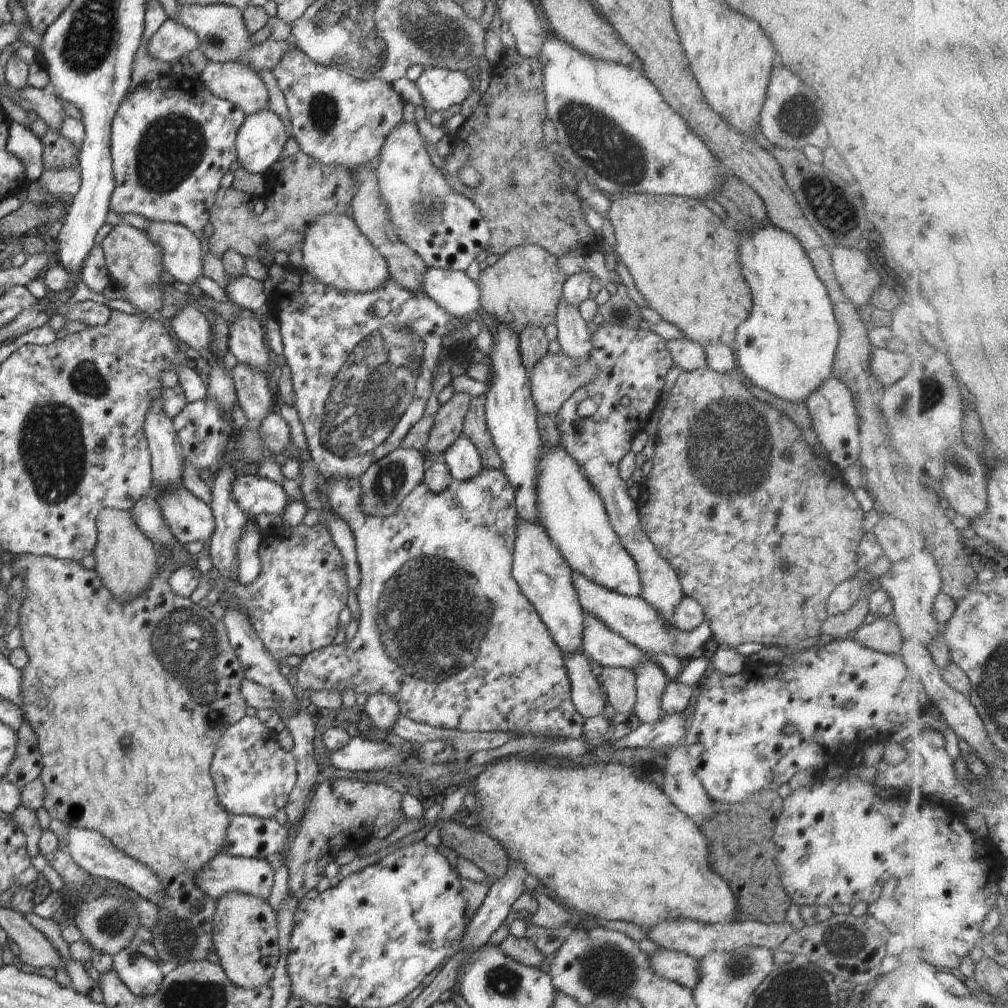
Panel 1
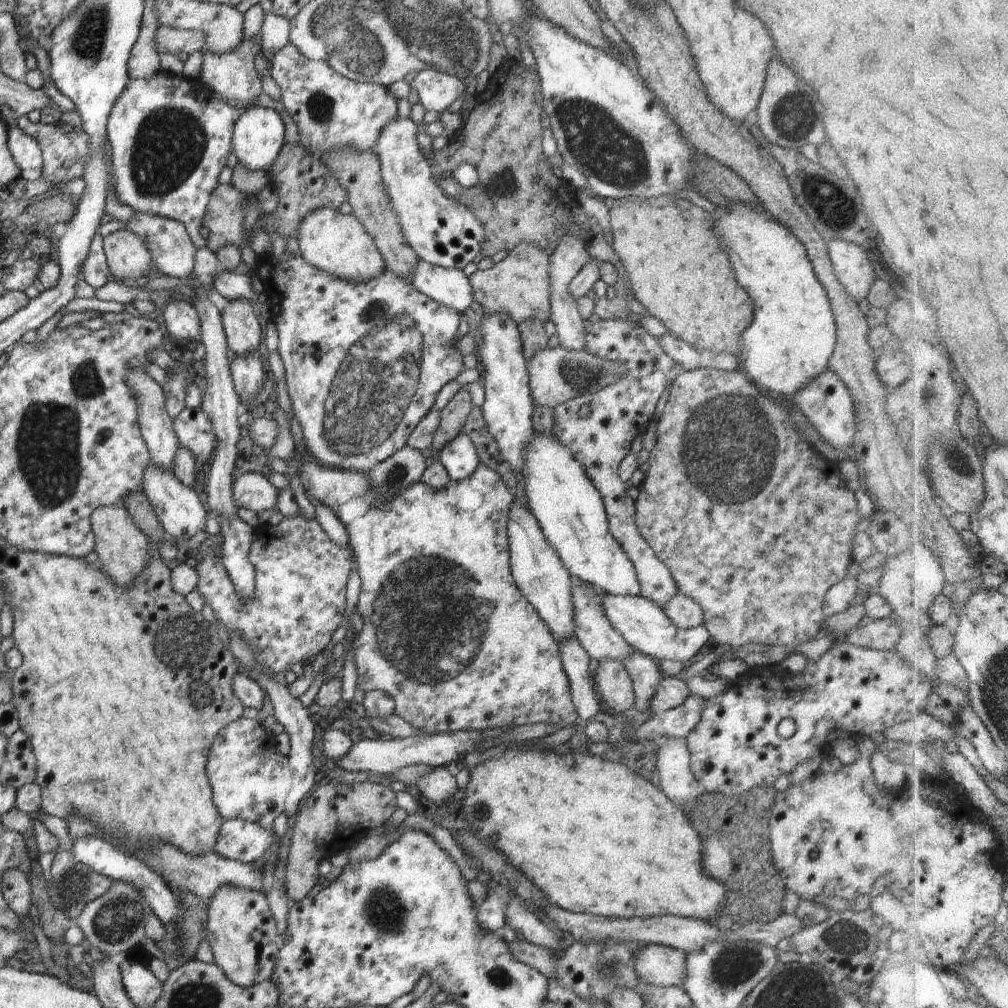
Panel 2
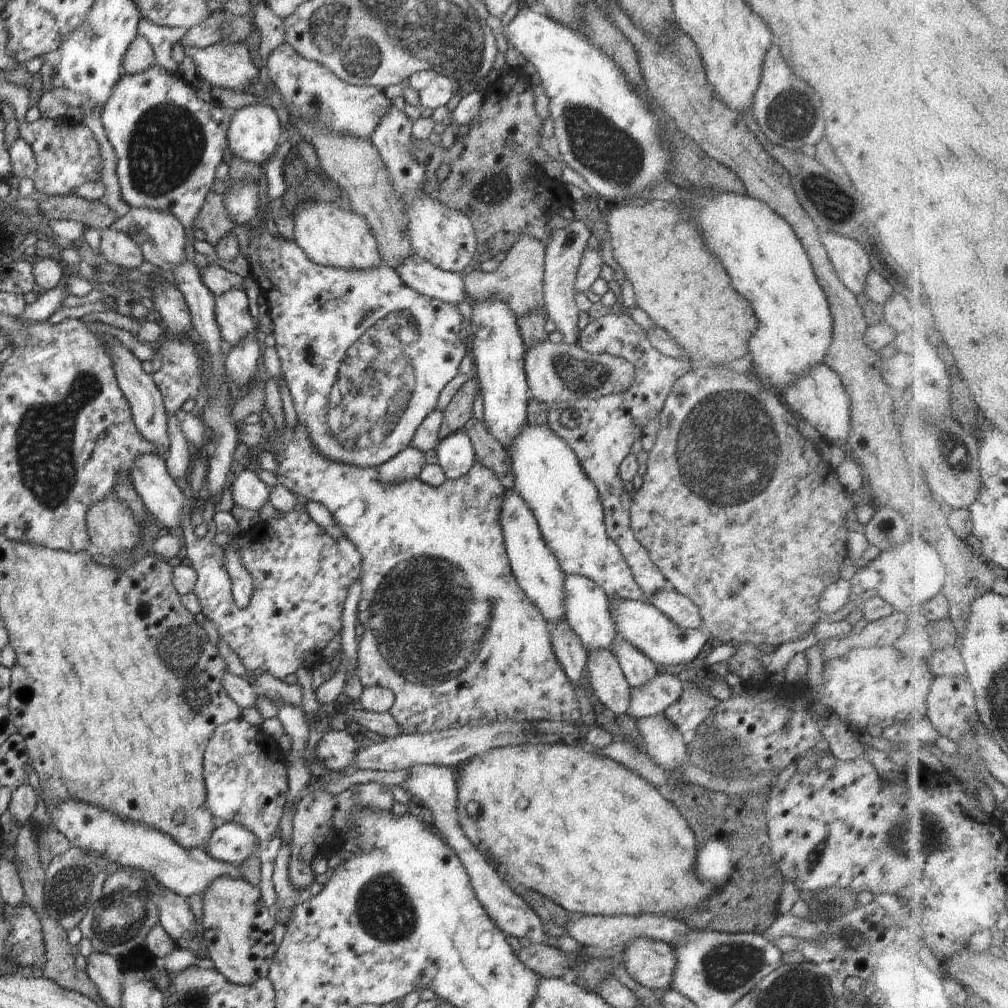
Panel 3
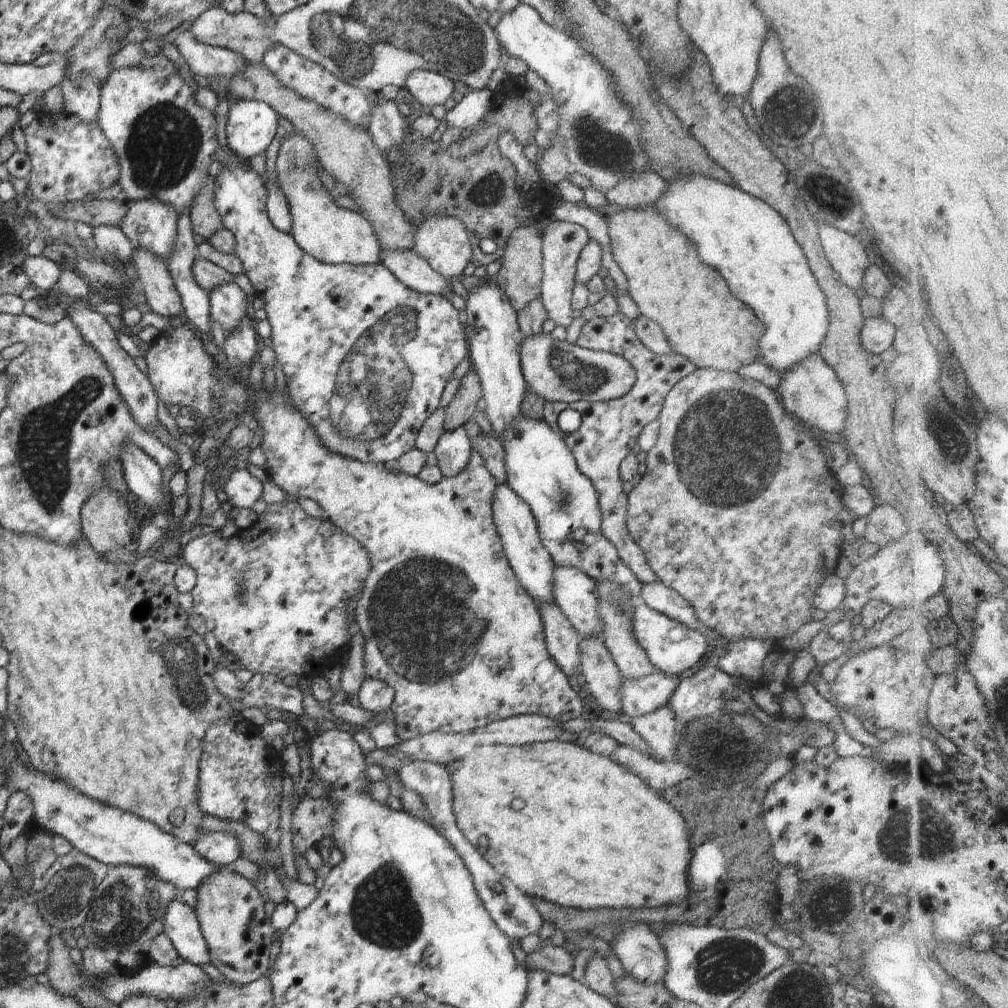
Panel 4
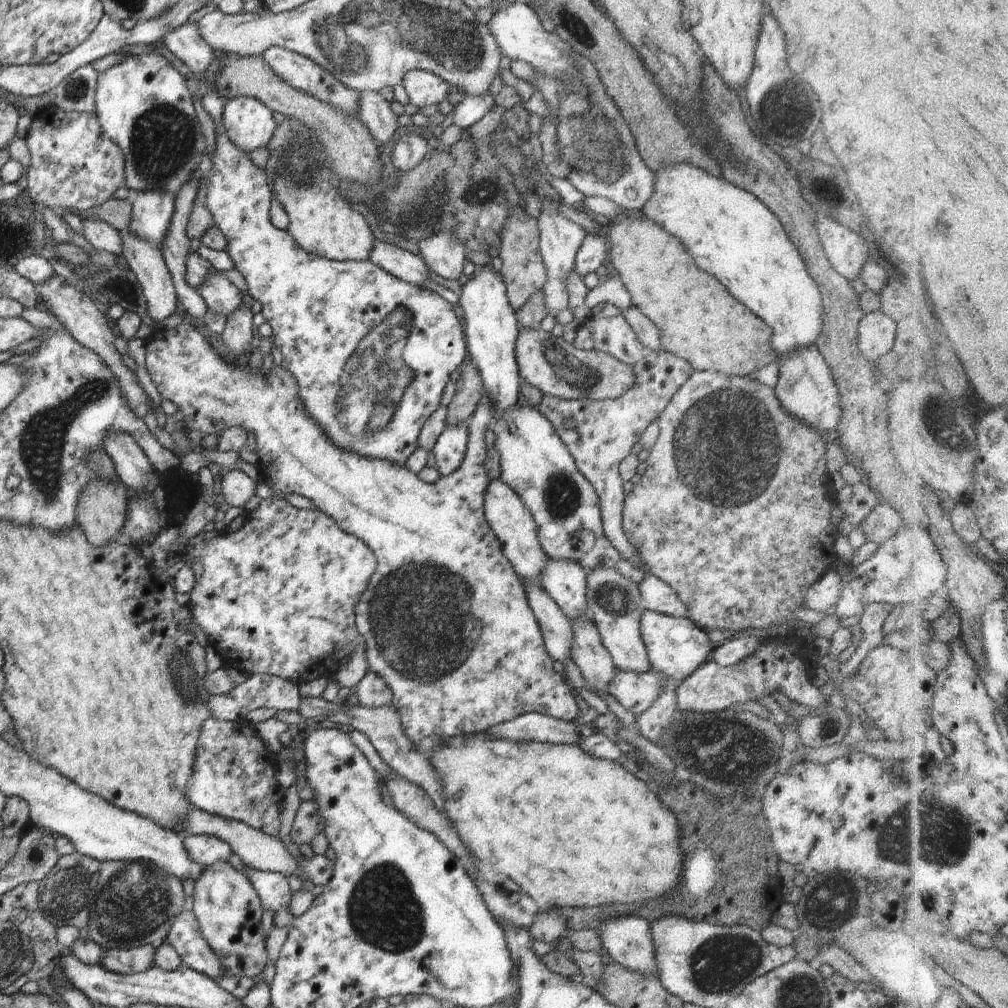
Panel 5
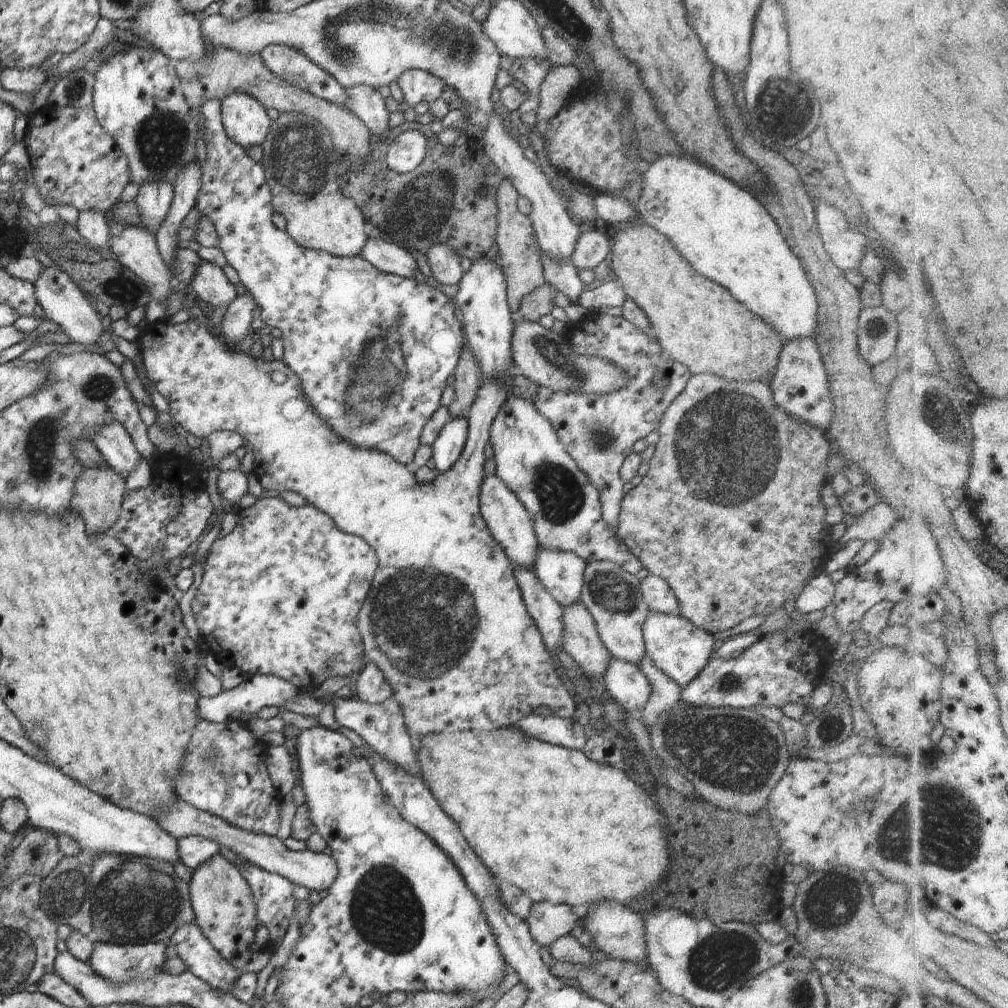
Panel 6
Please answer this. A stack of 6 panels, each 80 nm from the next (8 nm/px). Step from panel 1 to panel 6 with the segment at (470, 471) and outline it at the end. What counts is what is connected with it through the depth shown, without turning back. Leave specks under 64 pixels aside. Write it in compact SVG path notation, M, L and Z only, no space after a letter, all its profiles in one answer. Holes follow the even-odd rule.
M464 417L450 418L440 431L438 438L431 446L435 468L440 472L446 472L458 460L465 447L468 436L468 421Z

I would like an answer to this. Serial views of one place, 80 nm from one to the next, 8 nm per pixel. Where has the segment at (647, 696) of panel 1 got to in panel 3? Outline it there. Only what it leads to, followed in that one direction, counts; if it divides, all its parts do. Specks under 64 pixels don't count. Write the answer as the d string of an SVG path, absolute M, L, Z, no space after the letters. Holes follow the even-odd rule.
M619 633L614 637L611 652L617 658L621 671L631 687L646 684L651 678L654 678L656 673L660 672L655 662L652 662Z

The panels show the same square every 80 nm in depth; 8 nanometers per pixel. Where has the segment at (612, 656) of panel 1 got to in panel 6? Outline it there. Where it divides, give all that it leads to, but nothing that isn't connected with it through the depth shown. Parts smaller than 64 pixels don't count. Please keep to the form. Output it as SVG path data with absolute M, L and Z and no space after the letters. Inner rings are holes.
M538 546L531 568L542 586L564 608L579 602L586 565L577 554Z

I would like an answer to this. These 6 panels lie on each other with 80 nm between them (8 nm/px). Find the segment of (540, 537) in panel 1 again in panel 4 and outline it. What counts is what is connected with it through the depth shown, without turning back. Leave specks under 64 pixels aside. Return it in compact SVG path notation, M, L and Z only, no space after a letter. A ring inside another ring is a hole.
M507 484L496 485L491 511L497 533L504 547L504 554L520 584L532 598L550 604L554 603L551 576L556 564L550 553L542 546L537 520L534 520L530 507Z

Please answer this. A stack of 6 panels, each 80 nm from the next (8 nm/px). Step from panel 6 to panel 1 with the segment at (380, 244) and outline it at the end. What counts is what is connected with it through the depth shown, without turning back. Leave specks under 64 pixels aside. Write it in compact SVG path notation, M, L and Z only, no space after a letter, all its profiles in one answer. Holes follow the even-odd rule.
M428 267L423 274L424 281L421 284L421 290L424 291L438 306L453 314L457 319L462 316L478 314L480 308L480 291L477 284L470 279L464 271L455 271L448 269L437 269Z

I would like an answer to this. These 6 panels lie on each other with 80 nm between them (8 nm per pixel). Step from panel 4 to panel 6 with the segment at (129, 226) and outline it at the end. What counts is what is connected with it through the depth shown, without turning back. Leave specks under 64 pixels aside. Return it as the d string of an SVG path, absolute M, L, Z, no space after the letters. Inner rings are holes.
M146 181L139 184L138 195L134 202L140 209L146 227L154 234L164 220L173 201L173 185L166 181Z

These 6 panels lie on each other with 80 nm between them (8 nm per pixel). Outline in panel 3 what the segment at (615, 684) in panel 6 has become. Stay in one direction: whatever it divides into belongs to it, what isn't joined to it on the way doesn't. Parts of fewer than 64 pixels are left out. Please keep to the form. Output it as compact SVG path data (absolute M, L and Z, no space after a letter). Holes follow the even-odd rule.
M656 673L646 684L631 687L626 714L637 719L664 713L681 697L683 685L676 674Z

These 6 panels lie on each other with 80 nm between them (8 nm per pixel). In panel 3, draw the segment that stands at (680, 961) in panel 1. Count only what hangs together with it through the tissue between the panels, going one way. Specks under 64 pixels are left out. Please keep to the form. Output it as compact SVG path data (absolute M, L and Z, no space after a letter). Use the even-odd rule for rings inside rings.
M636 937L625 944L618 958L637 984L652 991L671 986L676 959L673 946L667 942Z

